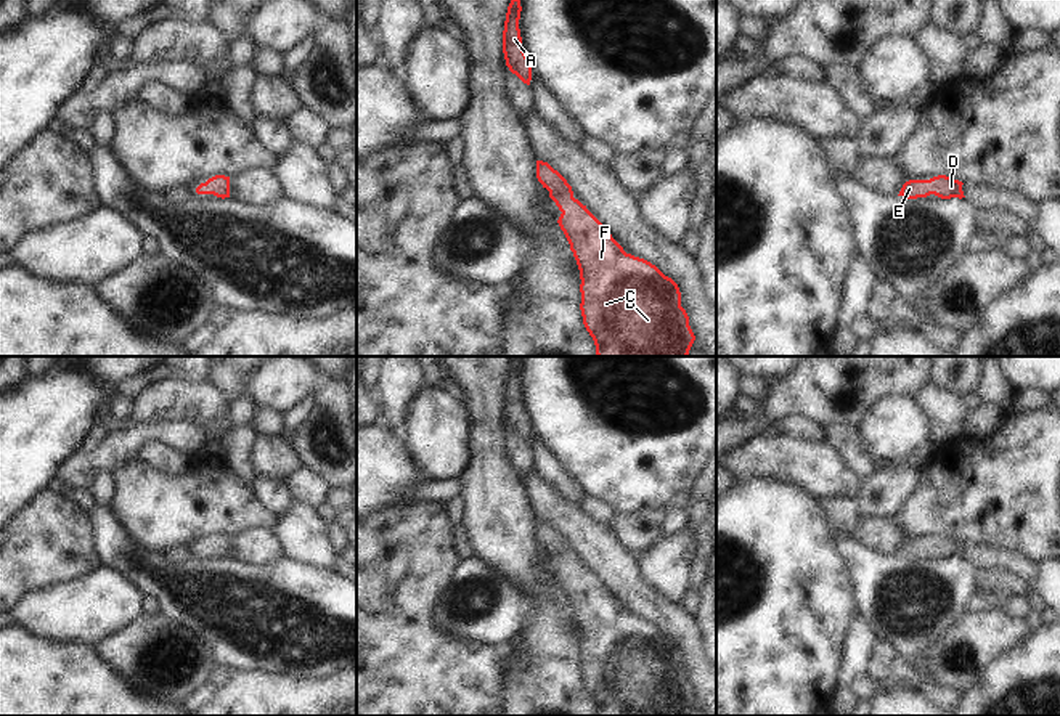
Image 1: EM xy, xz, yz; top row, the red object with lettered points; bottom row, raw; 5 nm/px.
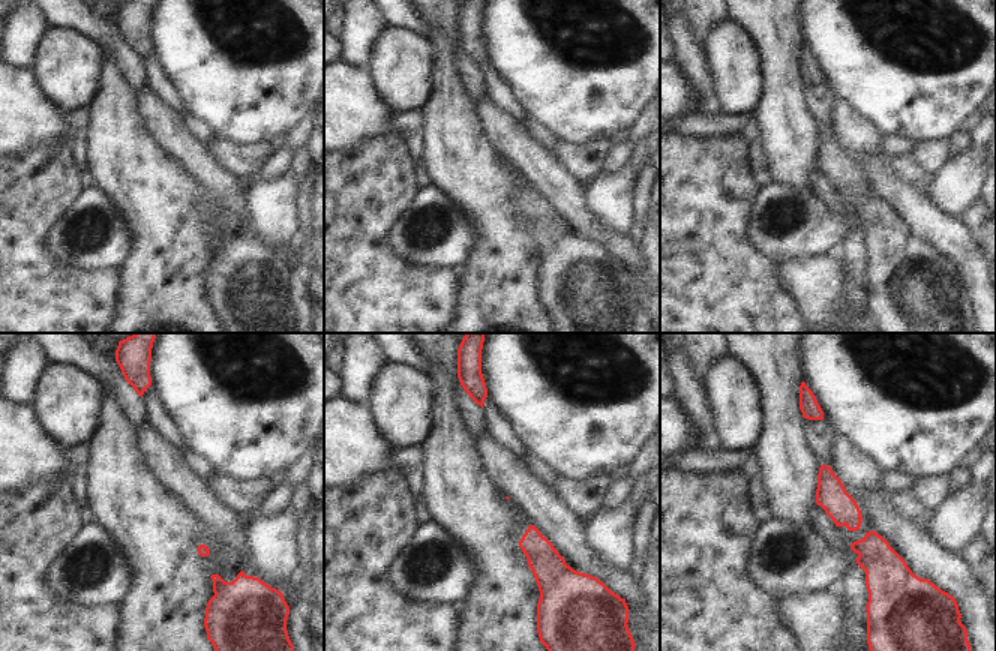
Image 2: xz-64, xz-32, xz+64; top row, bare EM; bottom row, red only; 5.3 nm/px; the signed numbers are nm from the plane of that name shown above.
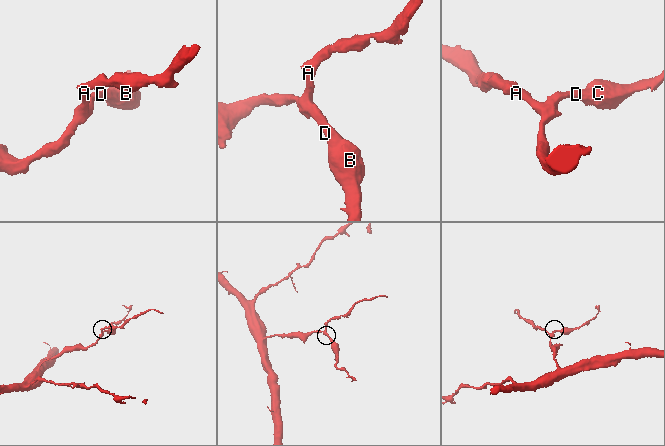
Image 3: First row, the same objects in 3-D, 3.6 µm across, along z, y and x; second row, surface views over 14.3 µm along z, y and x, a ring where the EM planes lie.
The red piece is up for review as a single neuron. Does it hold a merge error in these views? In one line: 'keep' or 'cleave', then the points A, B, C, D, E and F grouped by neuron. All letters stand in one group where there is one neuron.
keep; A B C D E F

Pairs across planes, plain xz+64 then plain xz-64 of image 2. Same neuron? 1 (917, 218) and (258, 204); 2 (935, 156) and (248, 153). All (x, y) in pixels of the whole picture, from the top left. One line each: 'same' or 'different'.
1: different
2: same

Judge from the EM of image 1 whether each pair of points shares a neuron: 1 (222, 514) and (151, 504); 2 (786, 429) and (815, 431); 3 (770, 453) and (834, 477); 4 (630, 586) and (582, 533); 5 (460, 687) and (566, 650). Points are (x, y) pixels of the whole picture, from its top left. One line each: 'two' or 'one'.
1: one
2: one
3: one
4: one
5: two

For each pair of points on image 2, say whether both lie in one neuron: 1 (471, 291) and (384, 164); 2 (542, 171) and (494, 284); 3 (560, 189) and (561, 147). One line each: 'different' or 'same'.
1: different
2: different
3: different

